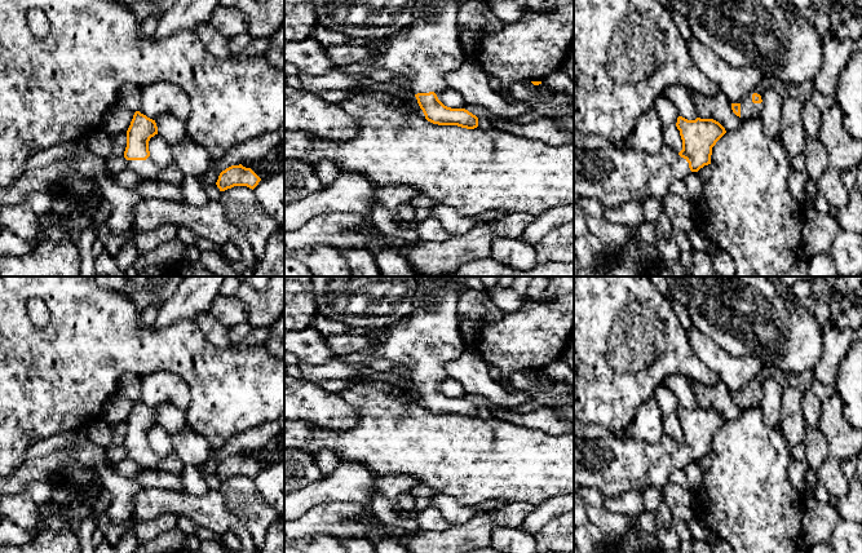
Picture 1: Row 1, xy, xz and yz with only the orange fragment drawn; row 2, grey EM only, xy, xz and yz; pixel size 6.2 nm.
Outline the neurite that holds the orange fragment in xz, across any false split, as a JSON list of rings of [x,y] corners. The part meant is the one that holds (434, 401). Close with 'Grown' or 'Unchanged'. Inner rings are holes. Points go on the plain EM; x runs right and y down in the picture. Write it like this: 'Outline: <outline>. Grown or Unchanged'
Outline: [[[416,276],[417,286],[412,298],[411,313],[395,322],[377,349],[370,353],[363,363],[345,363],[337,358],[322,366],[300,364],[304,379],[317,382],[319,380],[346,380],[353,377],[364,366],[375,359],[384,358],[395,366],[411,371],[411,381],[416,386],[425,408],[438,415],[457,415],[467,419],[478,416],[478,407],[465,398],[451,398],[441,391],[442,382],[448,379],[446,364],[457,359],[467,346],[460,336],[457,302],[461,289],[467,287],[468,276]]]. Grown

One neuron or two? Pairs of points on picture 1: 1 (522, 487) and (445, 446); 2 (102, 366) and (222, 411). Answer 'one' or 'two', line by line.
1: one
2: one

